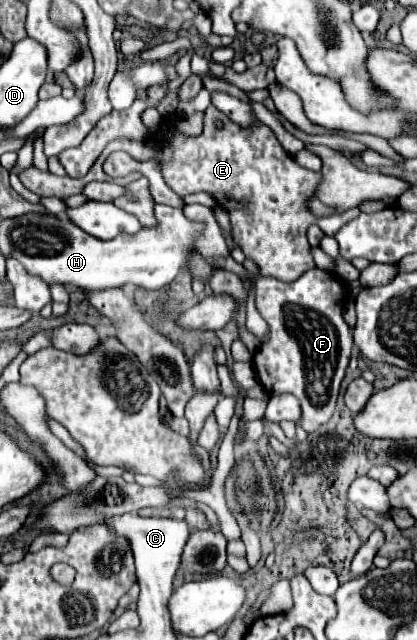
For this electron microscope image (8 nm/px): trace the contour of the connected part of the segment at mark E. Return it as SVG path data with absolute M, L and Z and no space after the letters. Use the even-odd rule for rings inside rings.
M211 108L205 112L203 132L199 136L187 136L179 132L181 120L183 118L179 114L169 114L161 118L159 130L145 140L117 138L109 142L85 178L55 176L49 170L41 172L35 166L29 166L19 174L19 180L25 188L39 196L69 198L73 194L81 194L85 184L91 180L117 184L129 184L137 180L137 172L125 178L111 178L103 172L105 158L115 150L125 150L135 160L157 158L161 164L161 174L173 192L177 192L181 198L197 192L207 192L223 210L229 212L233 240L243 250L245 258L257 264L263 276L291 282L313 268L315 262L305 236L307 228L311 226L311 212L307 208L307 202L311 198L311 170L299 166L293 156L283 150L273 130L259 120L253 122L249 130L245 130L243 126L237 126L237 122L229 122L221 110ZM217 118L225 124L221 130L217 130L213 124Z

